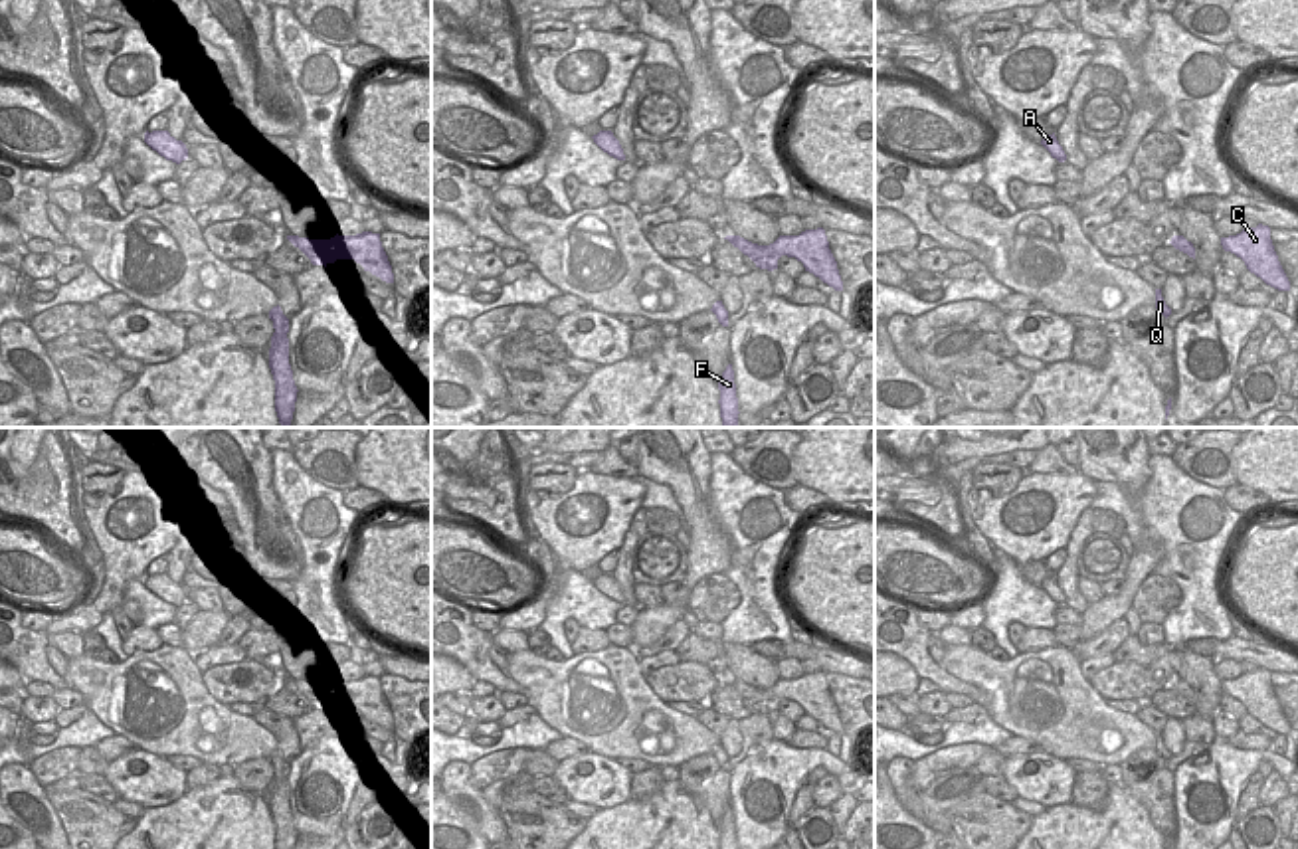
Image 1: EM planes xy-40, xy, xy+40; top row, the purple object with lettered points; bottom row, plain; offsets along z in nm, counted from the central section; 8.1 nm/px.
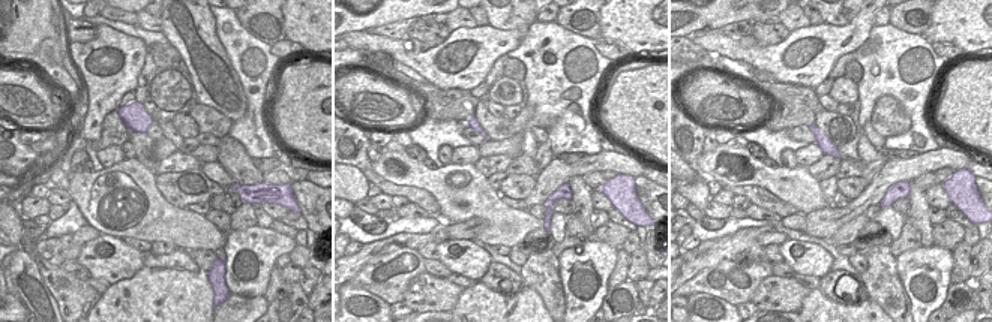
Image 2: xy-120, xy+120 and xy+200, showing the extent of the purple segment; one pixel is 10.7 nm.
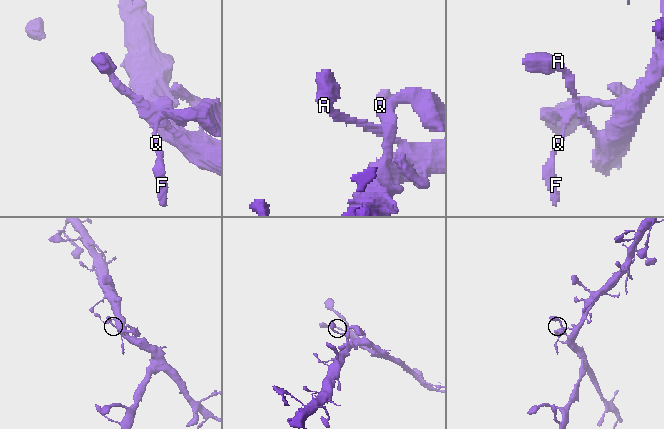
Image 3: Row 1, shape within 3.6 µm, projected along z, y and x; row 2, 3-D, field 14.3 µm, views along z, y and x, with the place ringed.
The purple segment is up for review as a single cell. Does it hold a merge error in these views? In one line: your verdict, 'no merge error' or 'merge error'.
no merge error

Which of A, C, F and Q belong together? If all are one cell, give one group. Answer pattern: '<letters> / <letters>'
A C F Q

